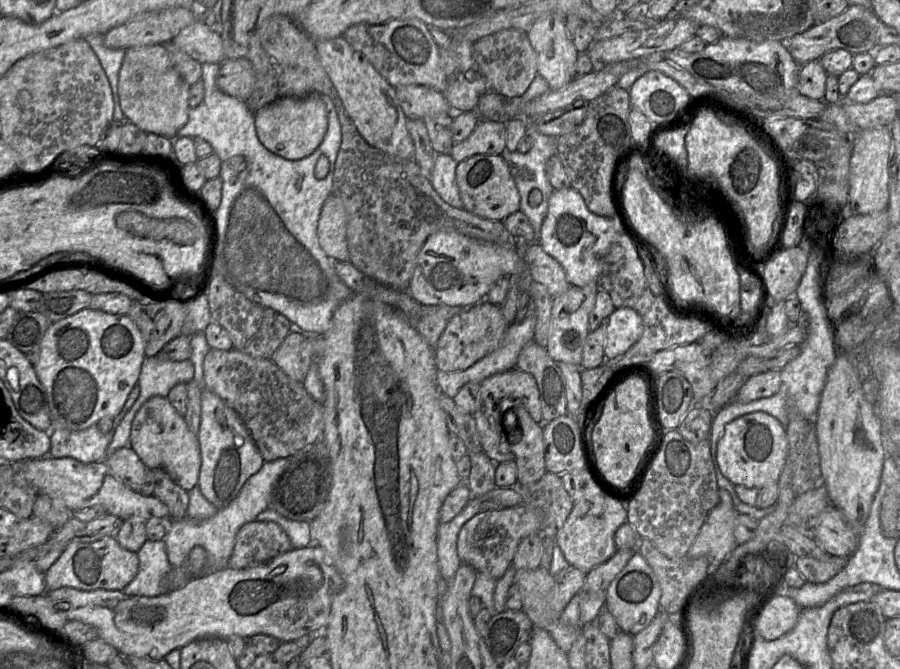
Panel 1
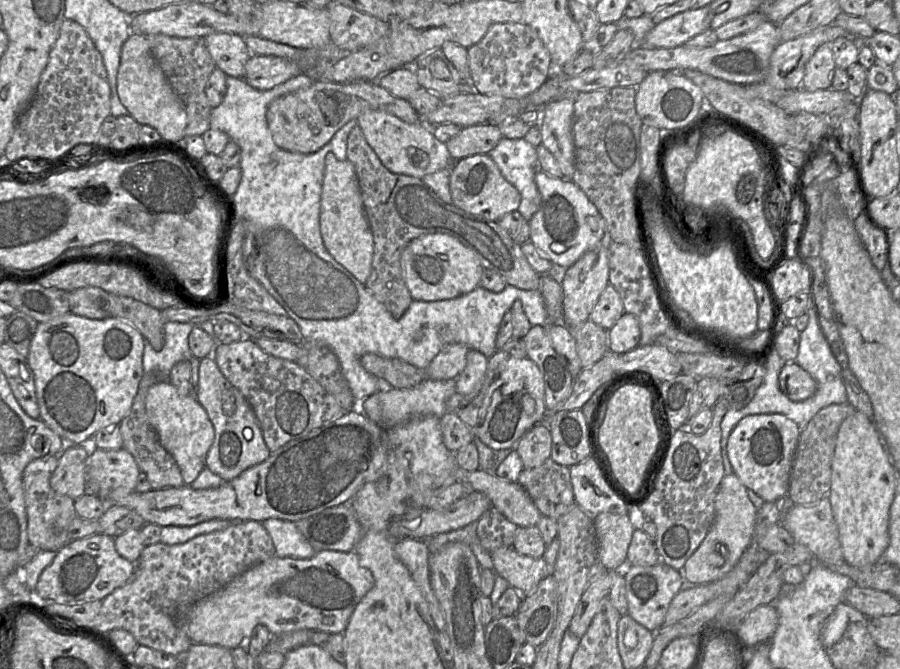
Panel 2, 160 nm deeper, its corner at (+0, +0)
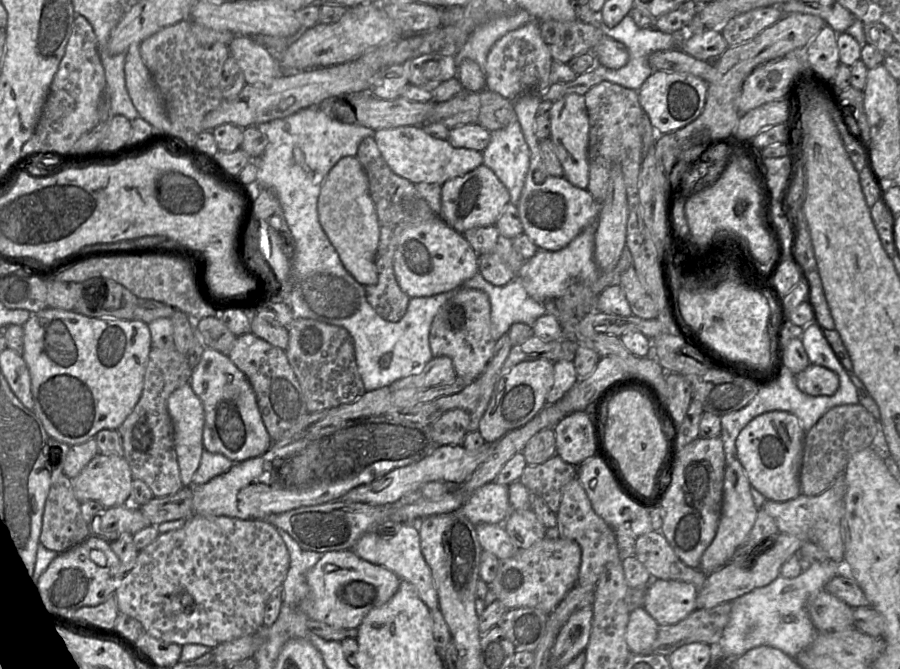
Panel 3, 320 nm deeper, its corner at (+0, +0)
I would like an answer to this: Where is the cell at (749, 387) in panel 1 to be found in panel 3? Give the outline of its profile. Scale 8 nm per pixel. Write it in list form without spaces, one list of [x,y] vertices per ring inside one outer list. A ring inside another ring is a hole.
[[[810,364],[795,375],[799,390],[811,396],[832,396],[839,388],[838,375],[823,366]]]

